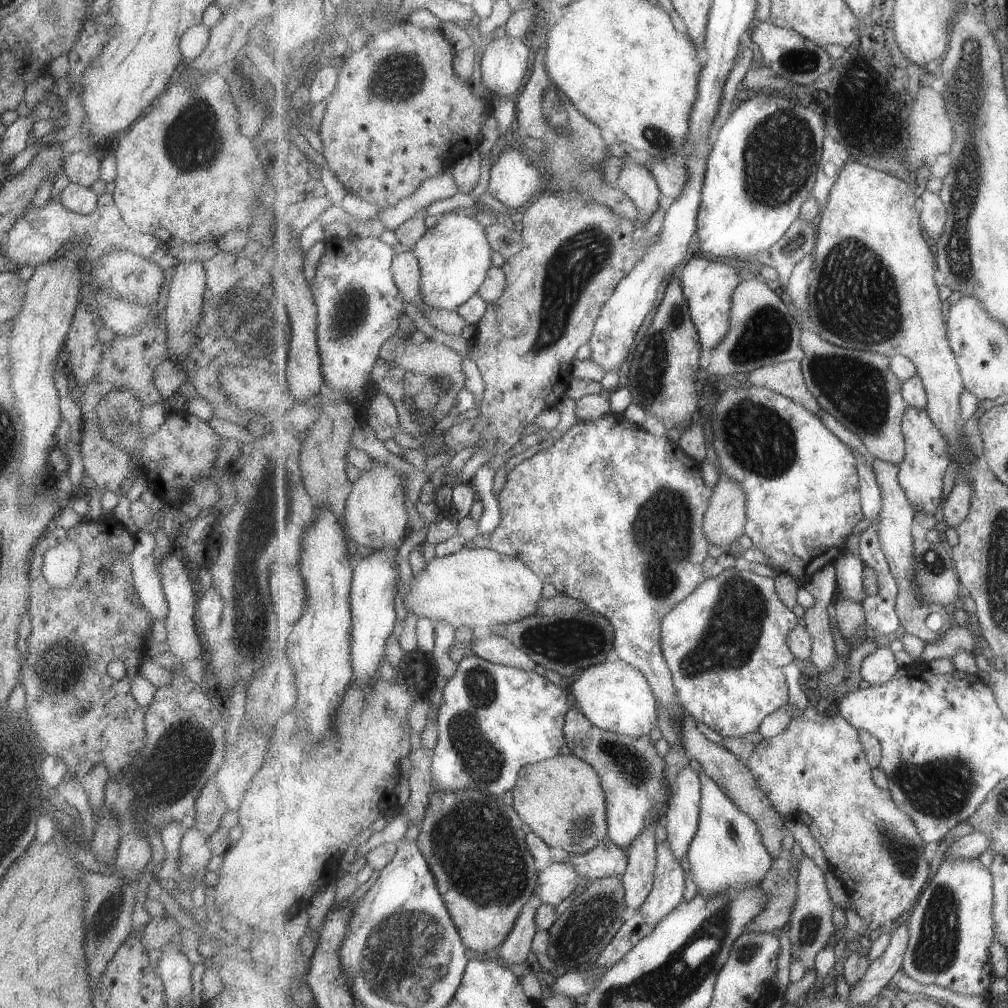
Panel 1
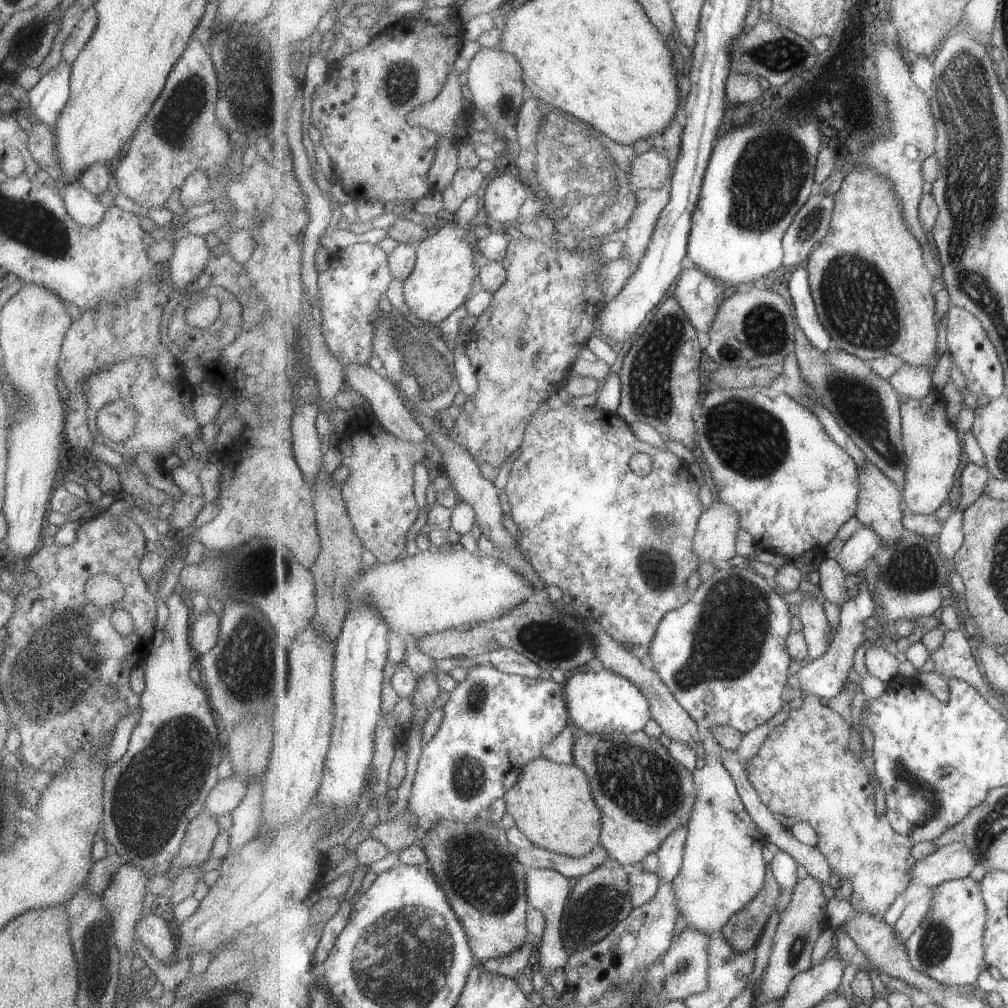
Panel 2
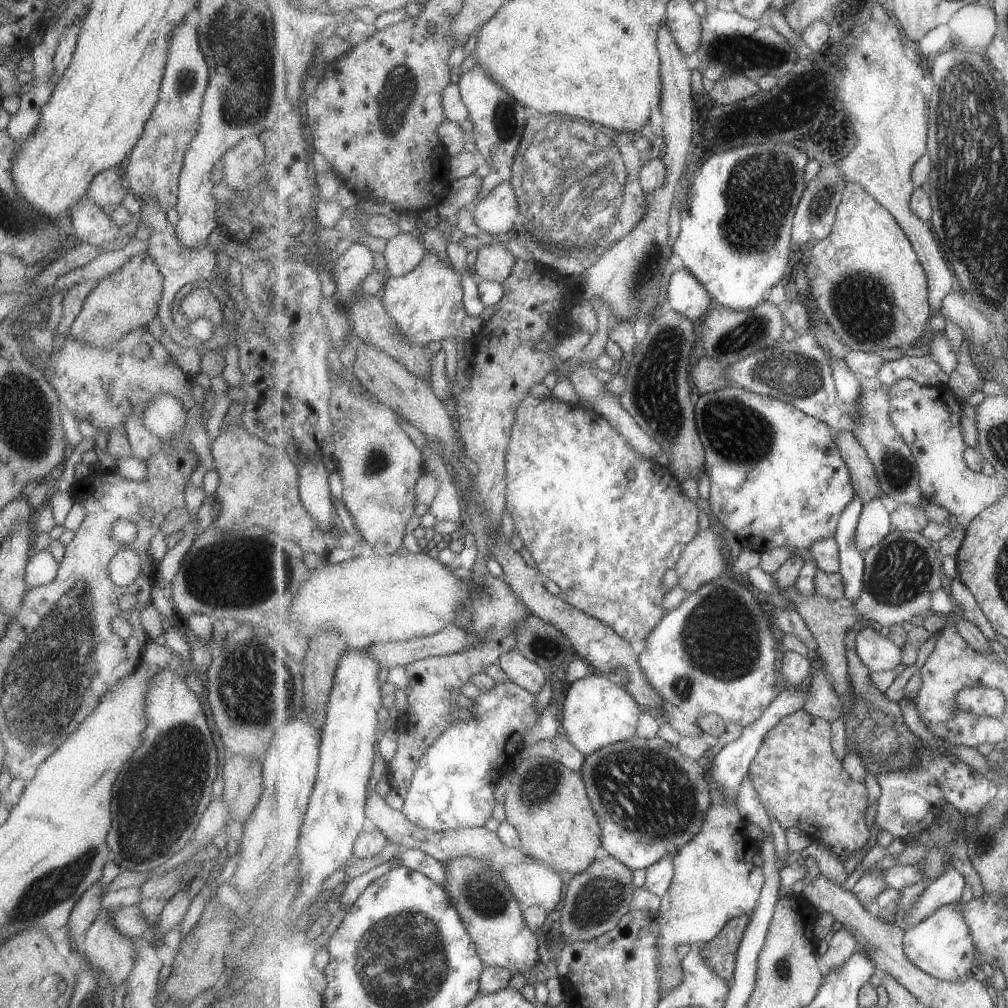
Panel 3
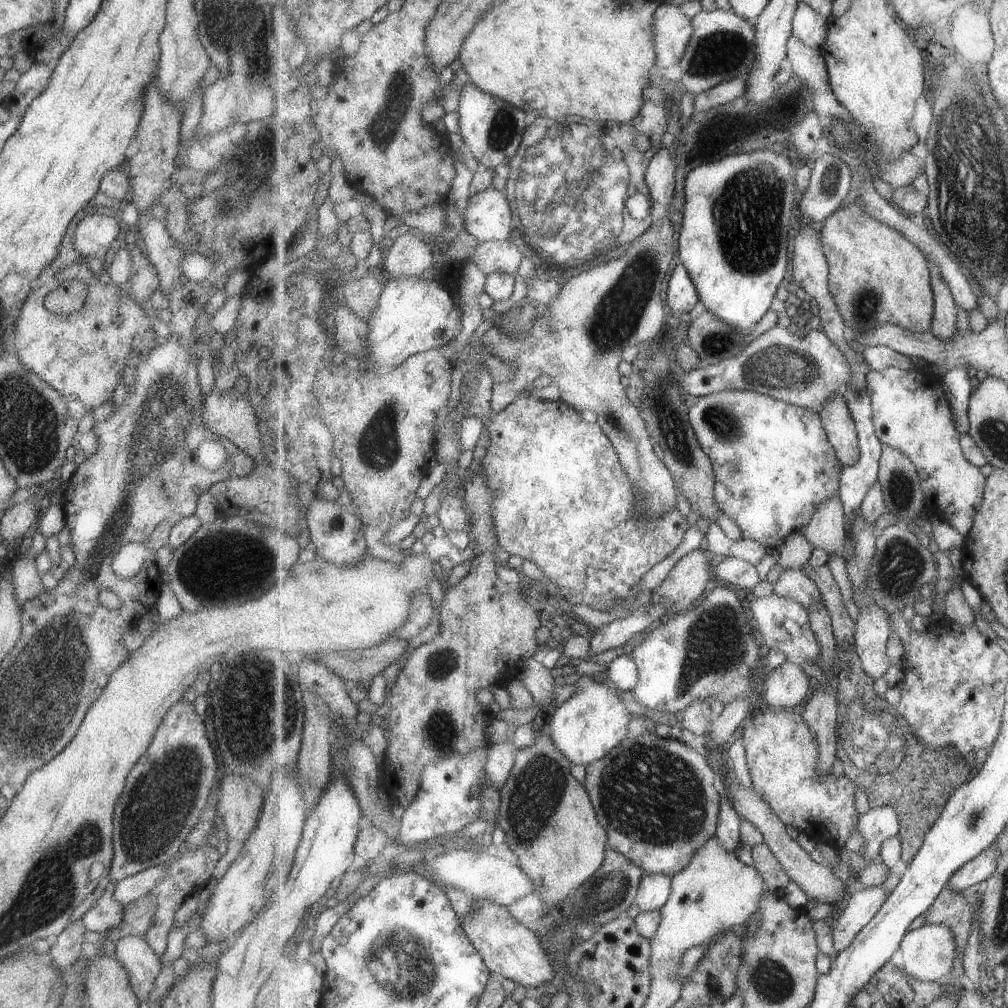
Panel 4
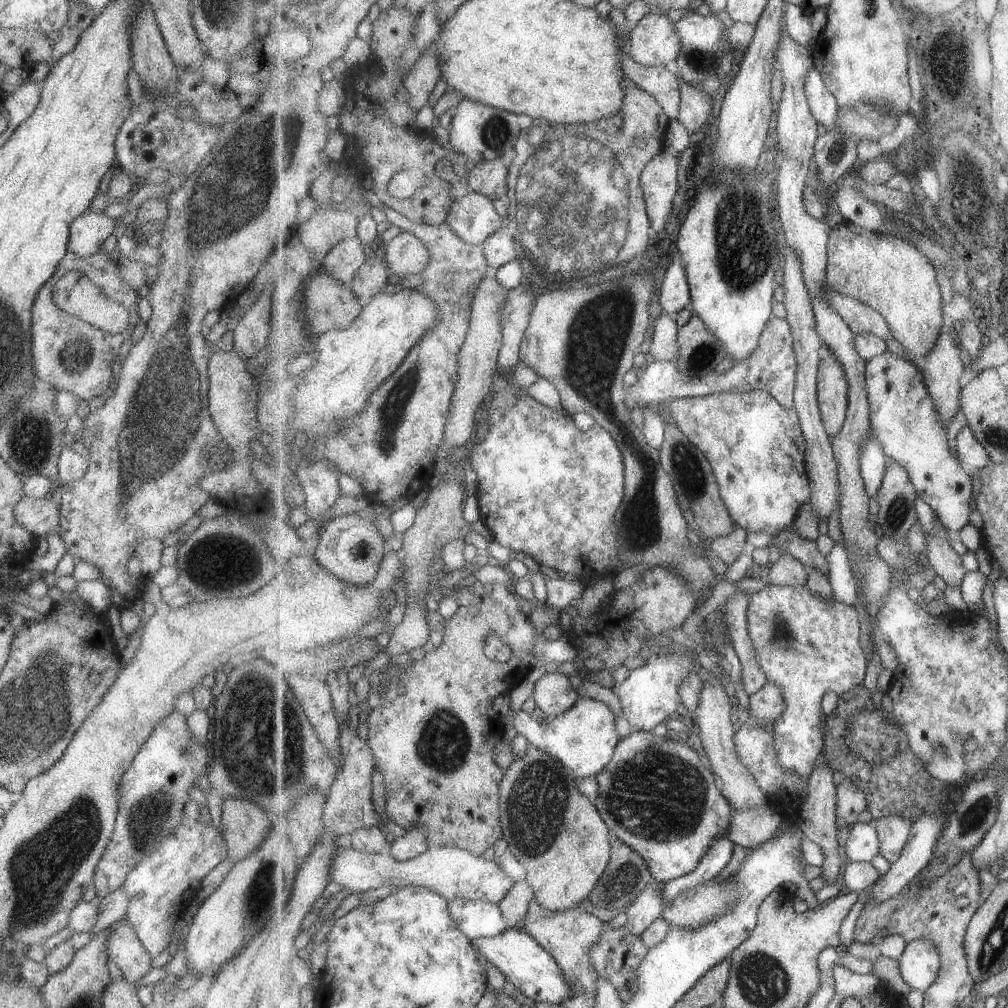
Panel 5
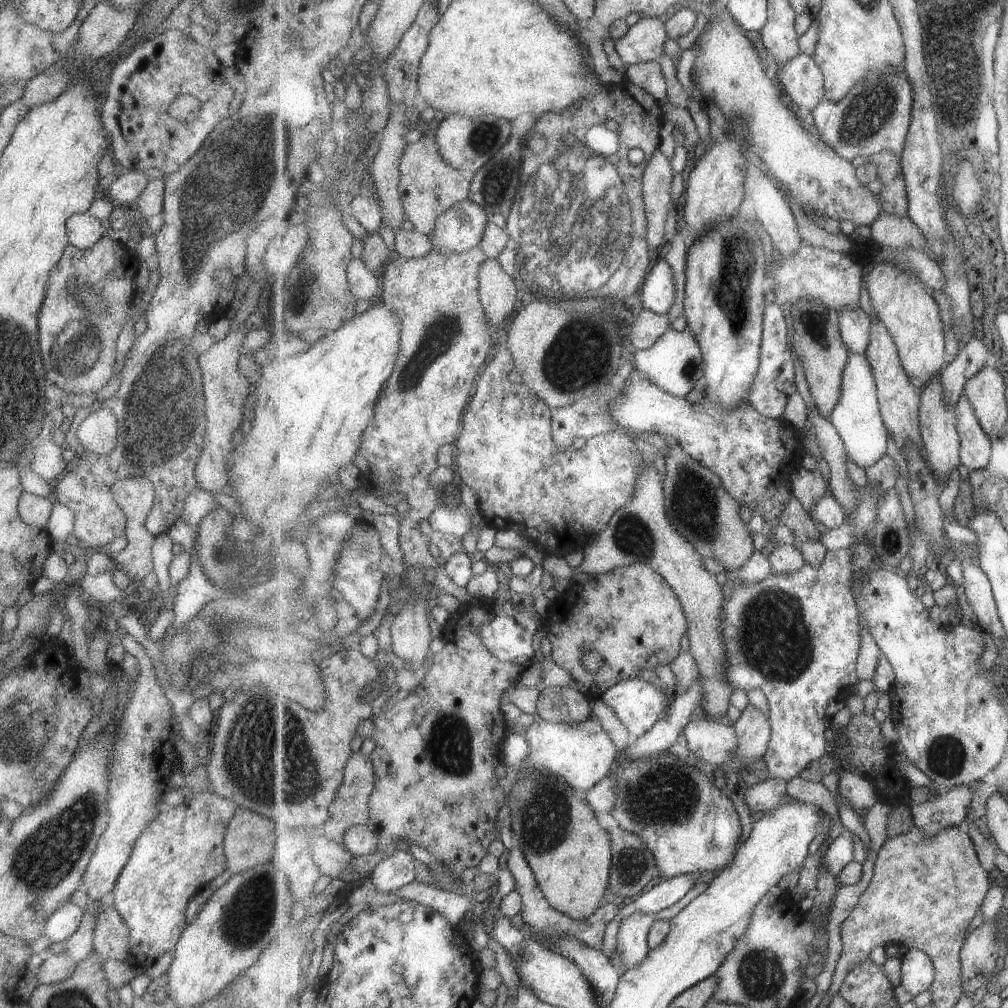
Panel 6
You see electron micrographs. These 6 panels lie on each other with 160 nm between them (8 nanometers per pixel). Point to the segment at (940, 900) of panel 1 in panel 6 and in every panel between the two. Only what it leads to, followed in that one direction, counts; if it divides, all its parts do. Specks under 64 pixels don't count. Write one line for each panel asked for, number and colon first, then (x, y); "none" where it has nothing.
2: (949, 946)
3: (942, 945)
4: (928, 952)
5: (921, 963)
6: (918, 974)

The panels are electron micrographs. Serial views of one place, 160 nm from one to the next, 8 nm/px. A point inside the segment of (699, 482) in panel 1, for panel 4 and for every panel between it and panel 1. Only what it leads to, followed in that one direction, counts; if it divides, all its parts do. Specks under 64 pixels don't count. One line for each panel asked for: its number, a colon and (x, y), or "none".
2: (620, 546)
3: (605, 524)
4: (563, 500)

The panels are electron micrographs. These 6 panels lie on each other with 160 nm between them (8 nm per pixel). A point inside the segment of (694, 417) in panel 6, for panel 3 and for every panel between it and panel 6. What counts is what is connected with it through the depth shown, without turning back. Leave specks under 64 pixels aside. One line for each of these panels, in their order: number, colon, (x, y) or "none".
3: (793, 484)
4: (774, 464)
5: (757, 447)

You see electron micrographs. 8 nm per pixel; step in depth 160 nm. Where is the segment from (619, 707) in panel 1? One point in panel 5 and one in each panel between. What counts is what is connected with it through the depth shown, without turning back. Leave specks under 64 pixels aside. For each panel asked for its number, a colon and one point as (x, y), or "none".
2: (604, 702)
3: (597, 712)
4: (587, 727)
5: (584, 737)

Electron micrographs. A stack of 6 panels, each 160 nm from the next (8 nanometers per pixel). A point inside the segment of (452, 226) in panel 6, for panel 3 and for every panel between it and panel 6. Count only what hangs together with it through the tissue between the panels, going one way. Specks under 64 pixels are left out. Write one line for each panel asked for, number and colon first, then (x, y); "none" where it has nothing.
3: (495, 213)
4: (489, 217)
5: (473, 217)

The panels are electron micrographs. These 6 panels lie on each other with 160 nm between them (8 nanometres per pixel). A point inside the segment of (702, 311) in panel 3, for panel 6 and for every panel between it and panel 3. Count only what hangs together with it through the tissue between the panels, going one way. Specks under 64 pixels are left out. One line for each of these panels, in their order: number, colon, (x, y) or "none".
4: (682, 296)
5: (675, 295)
6: (658, 293)

